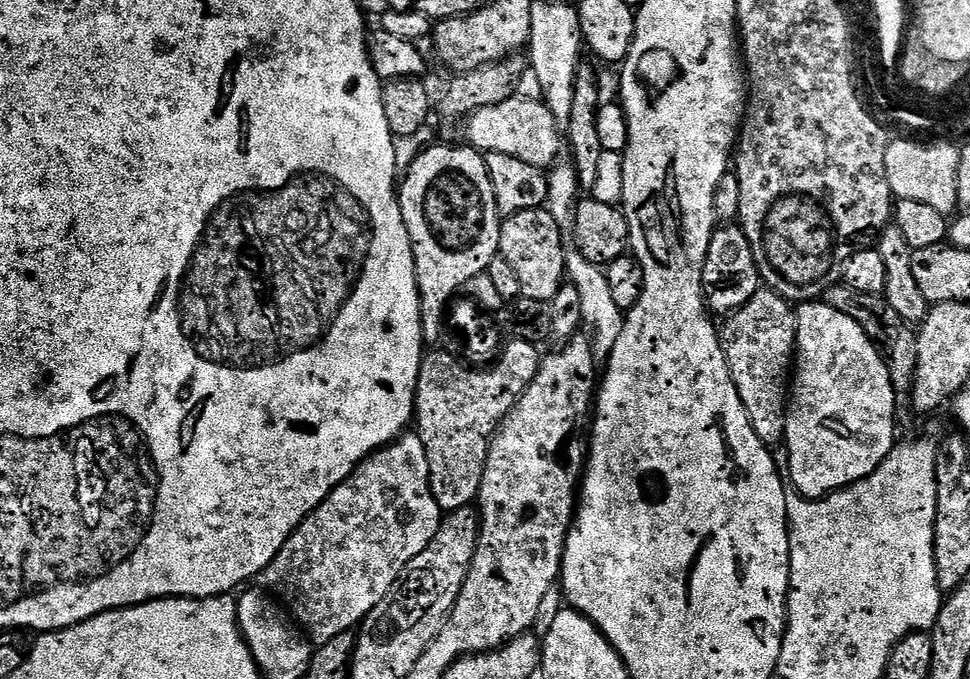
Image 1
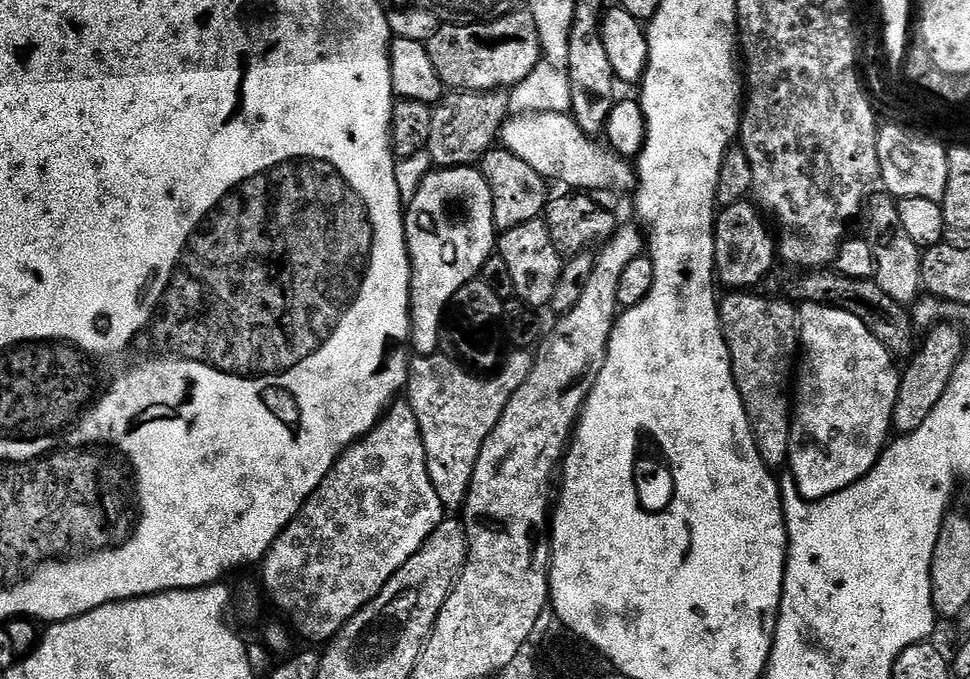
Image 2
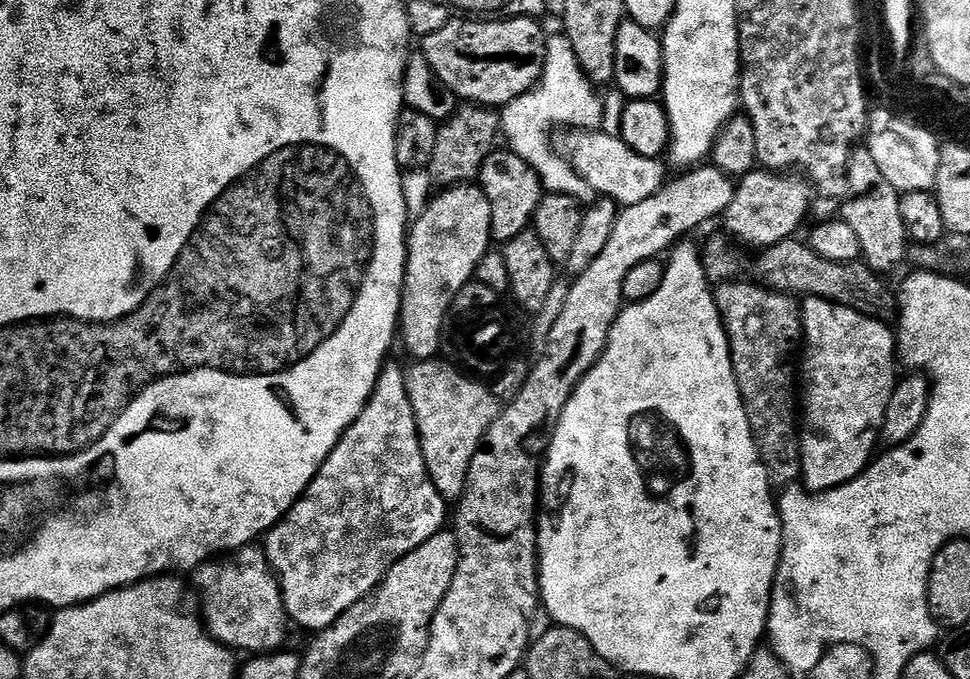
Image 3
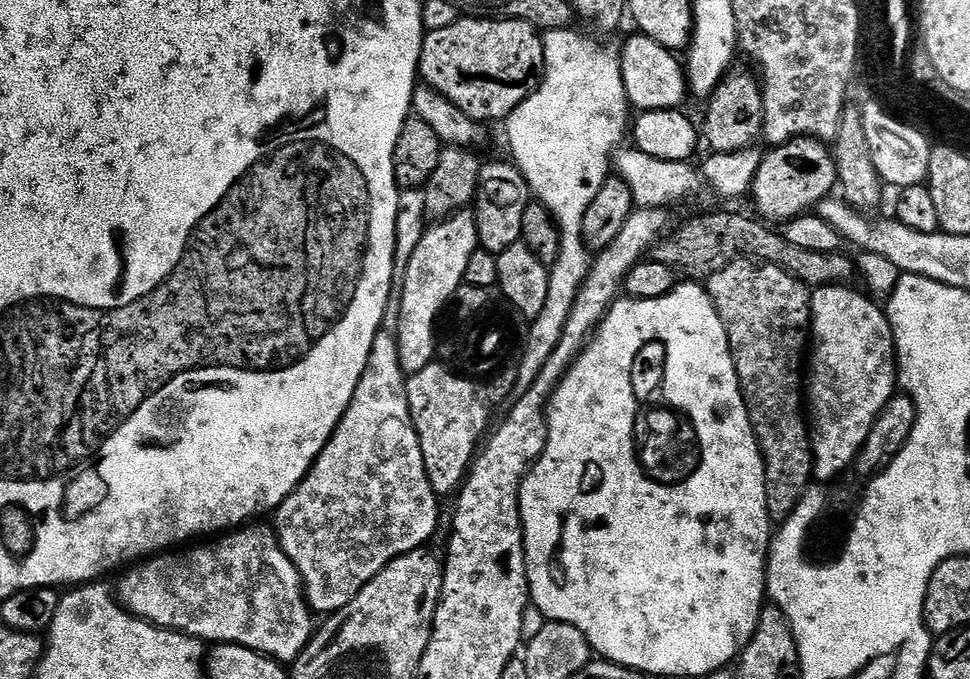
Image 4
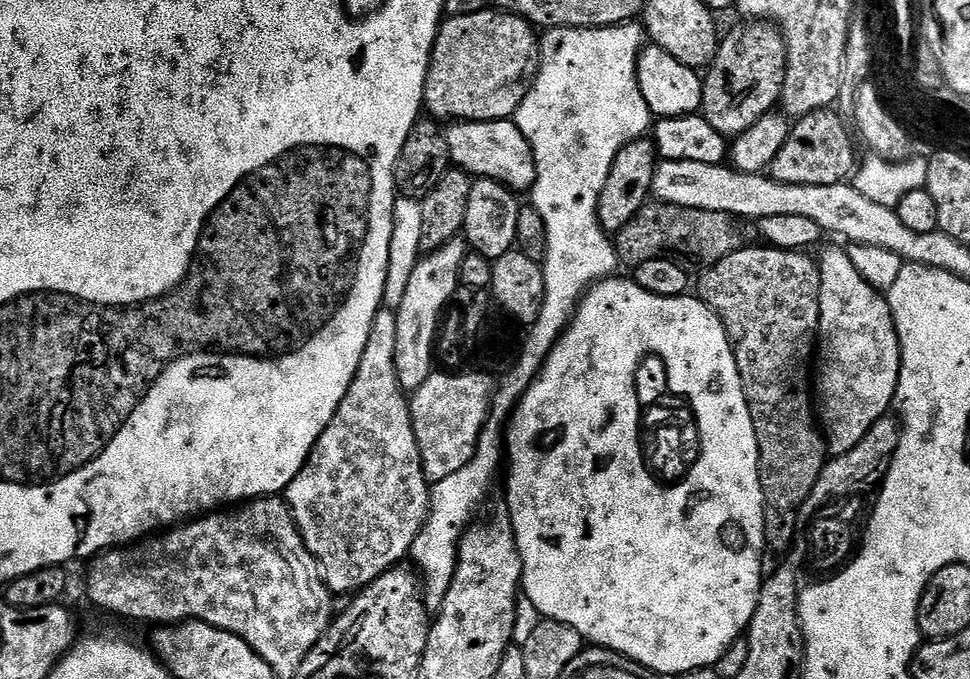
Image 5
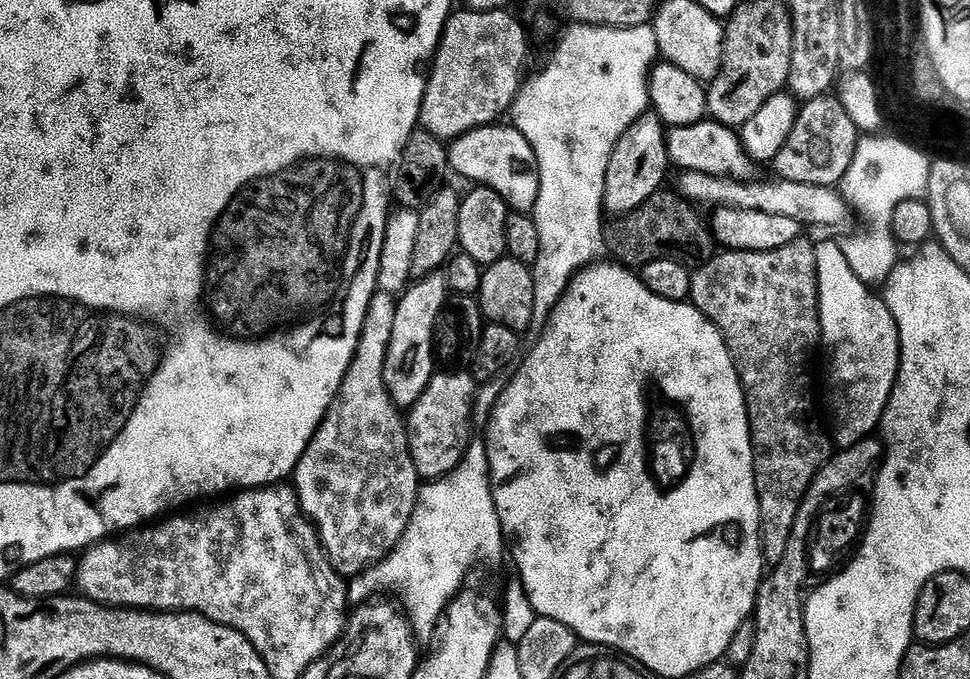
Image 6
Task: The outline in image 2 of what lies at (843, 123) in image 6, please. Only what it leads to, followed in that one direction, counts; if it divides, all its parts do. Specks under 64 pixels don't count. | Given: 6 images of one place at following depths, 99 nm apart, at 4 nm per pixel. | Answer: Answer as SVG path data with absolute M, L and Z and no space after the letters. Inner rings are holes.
M742 199L736 204L730 204L719 209L716 217L716 241L714 242L714 258L716 259L716 280L724 284L728 290L752 290L756 283L772 268L772 263L778 260L778 240L770 229L764 225L765 217L755 203Z

